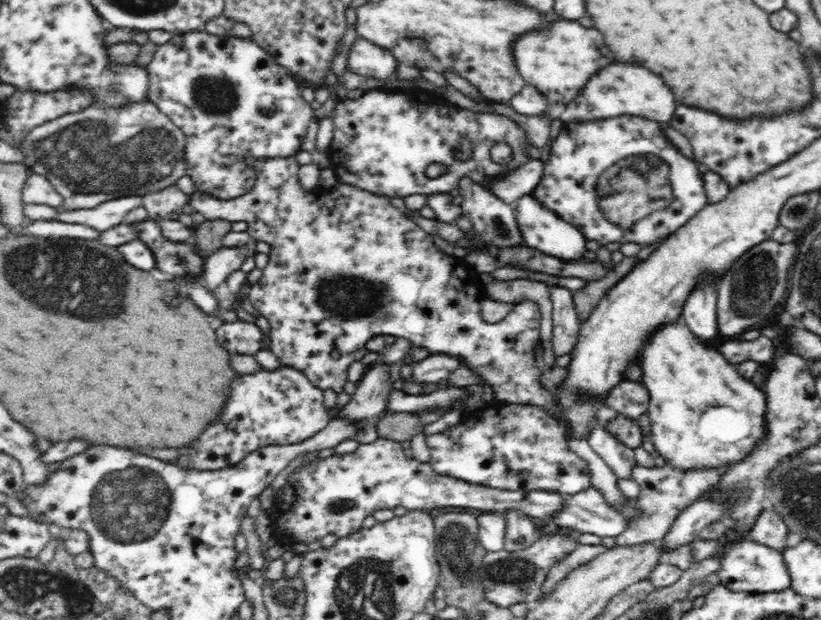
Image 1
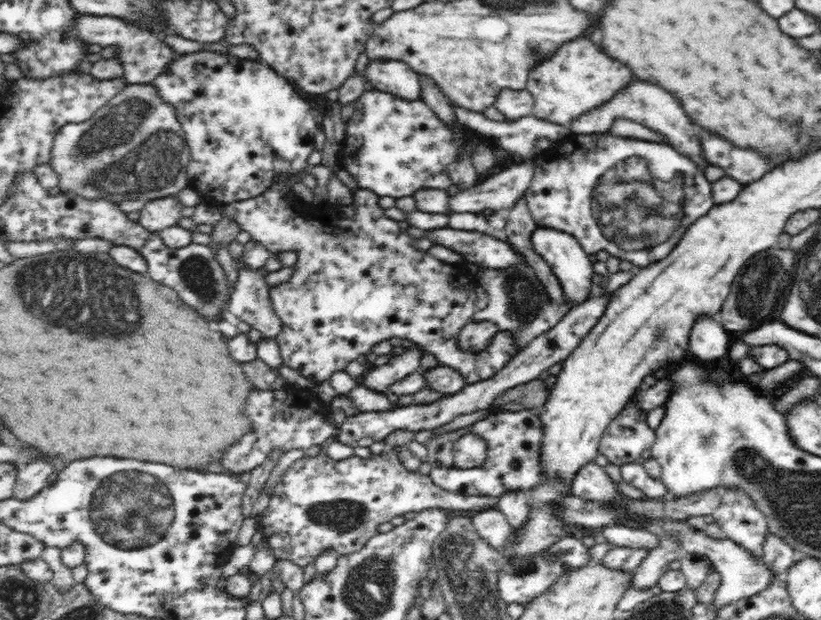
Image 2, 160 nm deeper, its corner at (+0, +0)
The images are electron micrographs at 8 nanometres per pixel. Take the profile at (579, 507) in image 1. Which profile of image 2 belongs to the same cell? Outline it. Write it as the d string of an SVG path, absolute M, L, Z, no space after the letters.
M624 523L602 526L602 535L612 546L626 549L648 549L648 552L655 550L661 542L661 539L654 533L642 527Z

